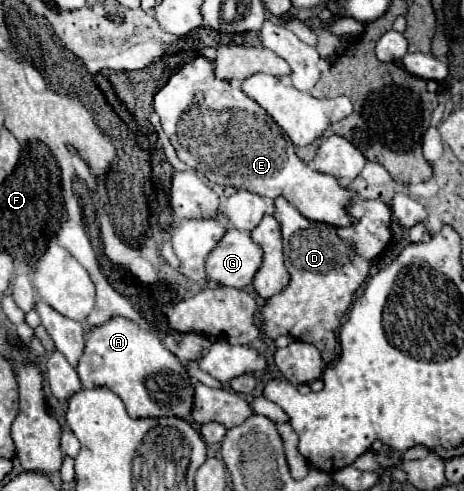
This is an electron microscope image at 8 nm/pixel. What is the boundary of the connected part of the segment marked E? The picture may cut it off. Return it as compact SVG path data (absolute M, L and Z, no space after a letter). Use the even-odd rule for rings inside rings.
M196 57L170 77L154 97L154 111L178 157L194 171L204 173L210 183L246 189L270 199L280 195L310 221L334 227L356 223L346 211L356 193L300 161L292 141L274 119L240 87L218 79L206 57Z

